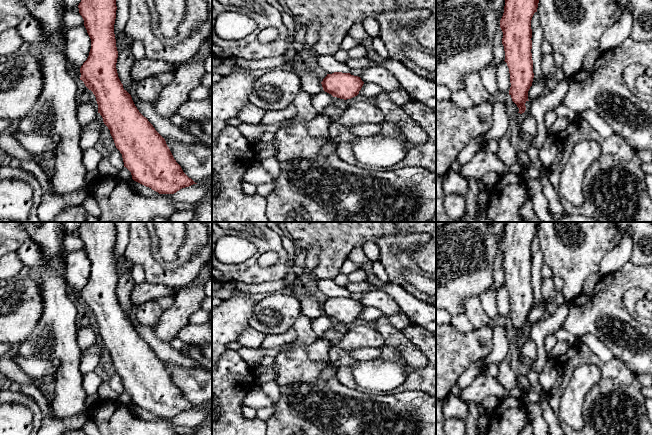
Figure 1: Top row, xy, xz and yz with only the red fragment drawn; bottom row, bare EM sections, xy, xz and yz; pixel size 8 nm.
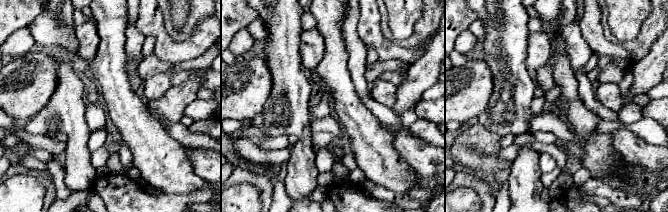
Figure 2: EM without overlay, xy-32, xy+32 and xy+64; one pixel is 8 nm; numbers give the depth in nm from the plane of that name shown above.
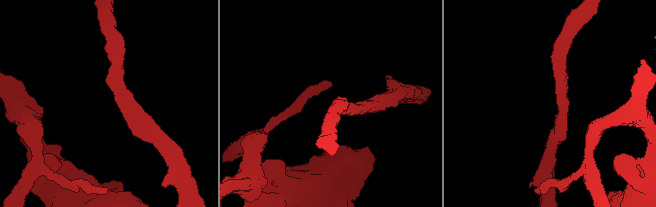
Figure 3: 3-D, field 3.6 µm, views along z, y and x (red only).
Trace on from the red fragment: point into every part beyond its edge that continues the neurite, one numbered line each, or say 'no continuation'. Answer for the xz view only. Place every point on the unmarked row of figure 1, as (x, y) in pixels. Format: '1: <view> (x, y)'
no continuation

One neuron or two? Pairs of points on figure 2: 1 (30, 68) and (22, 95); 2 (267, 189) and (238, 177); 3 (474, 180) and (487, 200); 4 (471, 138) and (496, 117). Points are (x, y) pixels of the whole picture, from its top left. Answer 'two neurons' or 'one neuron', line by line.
1: one neuron
2: one neuron
3: one neuron
4: two neurons

